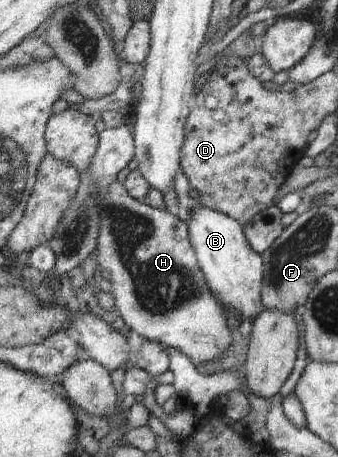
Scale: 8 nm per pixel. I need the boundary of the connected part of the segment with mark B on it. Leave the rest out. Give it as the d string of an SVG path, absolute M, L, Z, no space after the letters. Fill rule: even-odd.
M205 205L191 213L190 219L184 221L184 224L187 225L189 241L210 293L225 307L229 307L239 317L239 321L255 320L263 309L260 297L263 261L260 255L249 247L243 227L231 217Z

